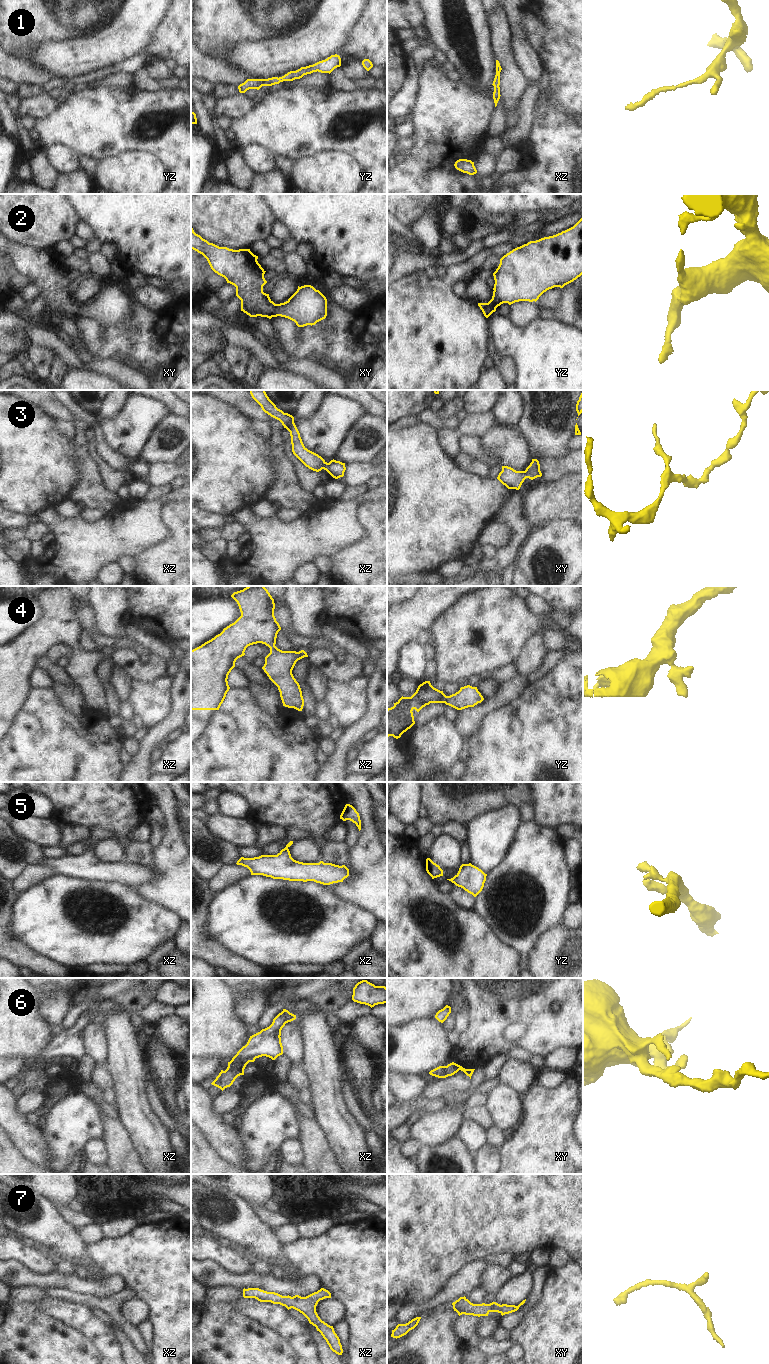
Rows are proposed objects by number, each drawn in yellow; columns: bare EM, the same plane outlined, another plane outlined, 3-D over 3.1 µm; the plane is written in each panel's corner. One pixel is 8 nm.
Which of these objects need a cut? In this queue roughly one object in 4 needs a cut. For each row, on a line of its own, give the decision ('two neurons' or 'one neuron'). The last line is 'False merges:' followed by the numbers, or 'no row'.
1: one neuron
2: one neuron
3: one neuron
4: one neuron
5: one neuron
6: one neuron
7: one neuron
False merges: no row

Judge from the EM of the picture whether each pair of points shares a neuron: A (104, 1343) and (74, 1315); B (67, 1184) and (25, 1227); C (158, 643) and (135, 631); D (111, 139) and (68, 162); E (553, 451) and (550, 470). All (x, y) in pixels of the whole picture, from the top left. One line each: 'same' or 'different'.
A: same
B: different
C: same
D: different
E: different

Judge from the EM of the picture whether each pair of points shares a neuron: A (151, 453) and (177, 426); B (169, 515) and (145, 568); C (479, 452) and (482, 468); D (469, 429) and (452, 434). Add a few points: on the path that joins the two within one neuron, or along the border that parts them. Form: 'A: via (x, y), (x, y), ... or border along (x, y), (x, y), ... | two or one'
A: via (158, 445), (159, 437), (166, 437), (169, 434) | one
B: via (172, 530), (172, 538), (159, 551), (152, 553) | one
C: border along (460, 451), (480, 459), (489, 467) | two
D: border along (456, 429), (460, 434) | two

